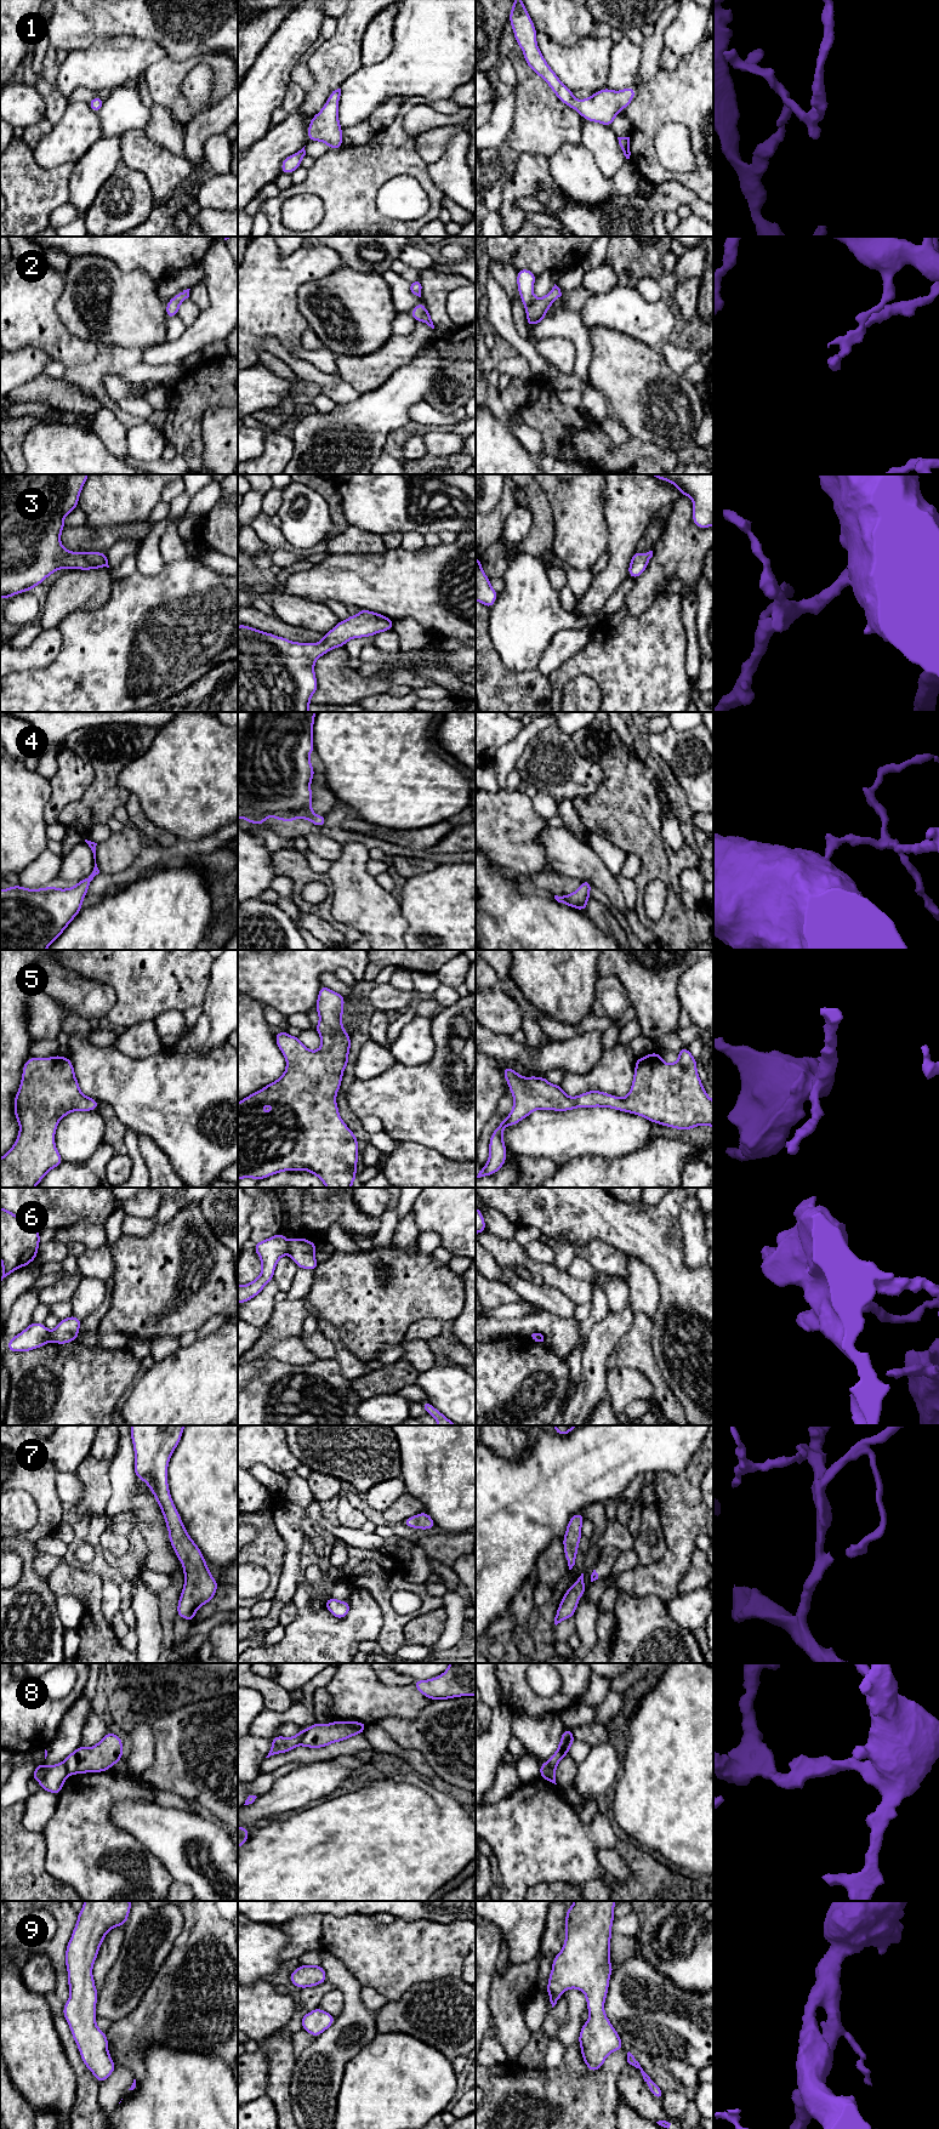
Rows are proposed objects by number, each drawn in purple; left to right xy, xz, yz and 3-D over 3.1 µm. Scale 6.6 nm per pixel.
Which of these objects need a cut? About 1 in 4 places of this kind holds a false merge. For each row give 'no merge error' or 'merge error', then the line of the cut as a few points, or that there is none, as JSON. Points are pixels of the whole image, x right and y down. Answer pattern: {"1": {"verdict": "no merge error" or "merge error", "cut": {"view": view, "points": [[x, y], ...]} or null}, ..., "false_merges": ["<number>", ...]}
{"1": {"verdict": "no merge error", "cut": null}, "2": {"verdict": "no merge error", "cut": null}, "3": {"verdict": "no merge error", "cut": null}, "4": {"verdict": "no merge error", "cut": null}, "5": {"verdict": "no merge error", "cut": null}, "6": {"verdict": "merge error", "cut": {"view": "xz", "points": [[289, 1241], [286, 1252]]}}, "7": {"verdict": "no merge error", "cut": null}, "8": {"verdict": "merge error", "cut": {"view": "xz", "points": [[305, 1731], [299, 1745]]}}, "9": {"verdict": "no merge error", "cut": null}, "false_merges": ["6", "8"]}

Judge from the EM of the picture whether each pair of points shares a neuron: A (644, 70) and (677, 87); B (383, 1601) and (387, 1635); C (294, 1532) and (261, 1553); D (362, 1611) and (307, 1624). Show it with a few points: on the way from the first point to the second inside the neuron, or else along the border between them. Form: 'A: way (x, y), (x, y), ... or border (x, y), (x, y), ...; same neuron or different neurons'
A: border (660, 68), (648, 80), (637, 79); different neurons
B: way (387, 1610), (388, 1627); same neuron
C: border (273, 1520), (273, 1525), (286, 1547), (284, 1566); different neurons
D: way (348, 1624), (320, 1626); same neuron

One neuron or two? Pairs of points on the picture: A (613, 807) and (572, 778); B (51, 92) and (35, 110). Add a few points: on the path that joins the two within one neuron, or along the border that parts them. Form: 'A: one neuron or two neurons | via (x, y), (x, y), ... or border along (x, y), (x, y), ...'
A: two neurons | border along (599, 764), (601, 785), (588, 796), (572, 801)
B: two neurons | border along (34, 86), (44, 102), (45, 117)

